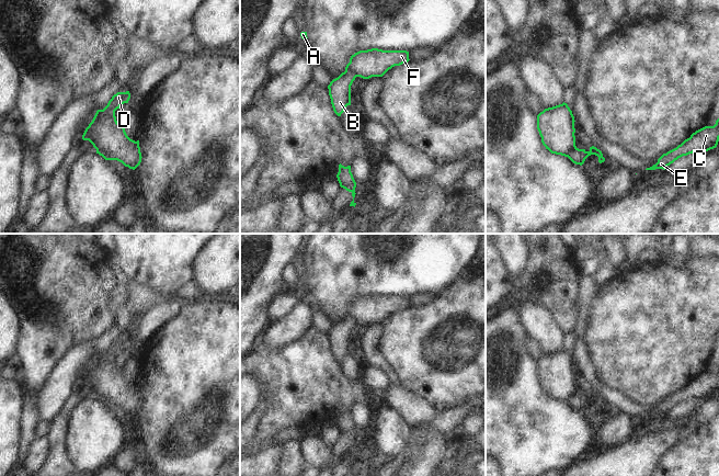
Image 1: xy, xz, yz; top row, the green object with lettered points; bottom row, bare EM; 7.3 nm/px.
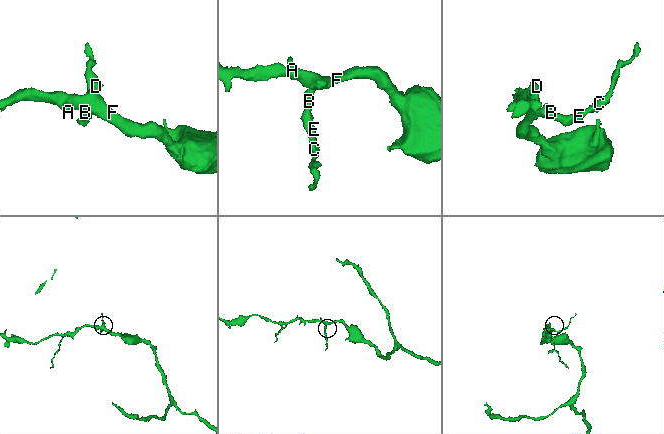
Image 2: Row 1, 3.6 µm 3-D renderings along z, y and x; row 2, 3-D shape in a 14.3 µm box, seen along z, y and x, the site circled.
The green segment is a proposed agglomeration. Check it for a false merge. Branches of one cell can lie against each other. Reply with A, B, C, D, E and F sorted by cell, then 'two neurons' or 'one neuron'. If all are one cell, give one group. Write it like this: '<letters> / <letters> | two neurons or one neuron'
A D F / B C E | two neurons

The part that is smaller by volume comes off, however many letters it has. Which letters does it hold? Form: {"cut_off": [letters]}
{"cut_off": ["B", "C", "E"]}

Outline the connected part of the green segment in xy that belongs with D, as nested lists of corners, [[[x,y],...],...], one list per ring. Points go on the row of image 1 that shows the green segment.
[[[129,91],[117,92],[103,110],[98,110],[92,122],[85,128],[82,139],[89,140],[96,154],[106,154],[111,160],[117,160],[135,170],[141,162],[139,140],[130,139],[123,123],[116,121],[115,111],[128,103]]]

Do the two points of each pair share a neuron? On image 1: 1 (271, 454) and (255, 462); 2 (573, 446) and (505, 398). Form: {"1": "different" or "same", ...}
{"1": "same", "2": "same"}

